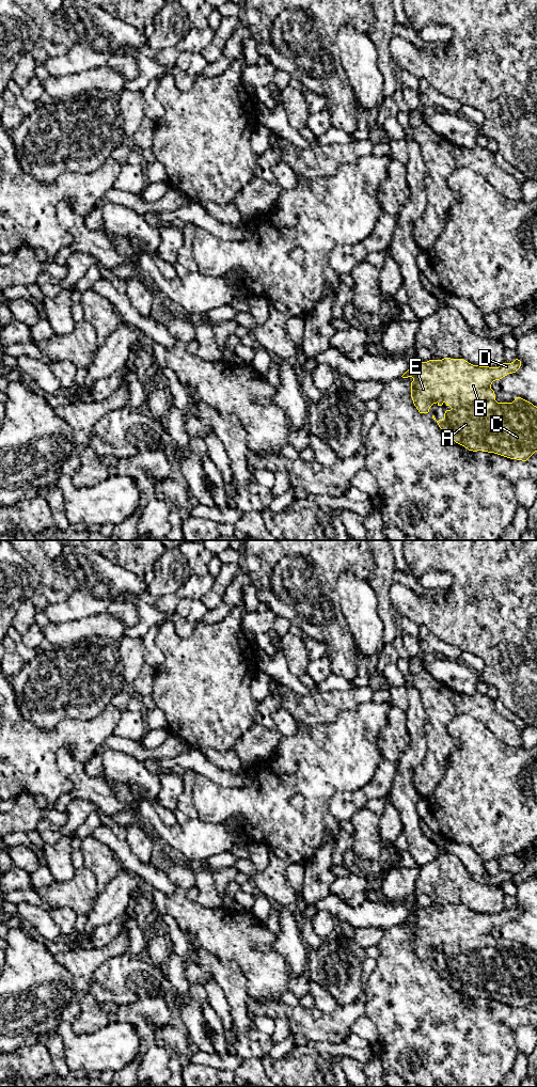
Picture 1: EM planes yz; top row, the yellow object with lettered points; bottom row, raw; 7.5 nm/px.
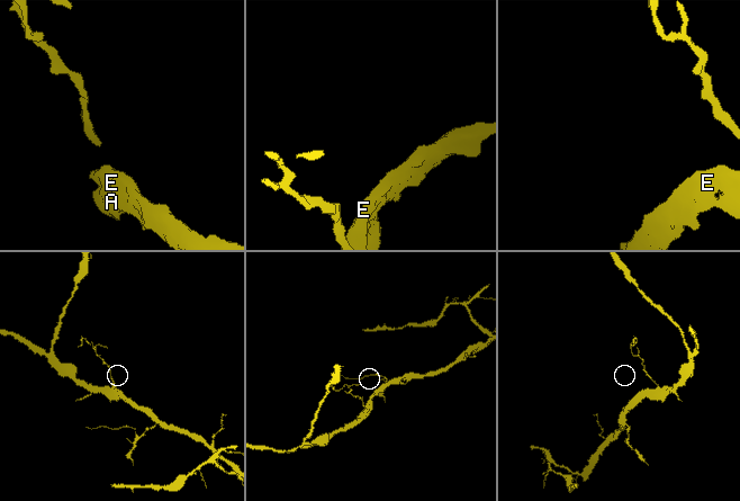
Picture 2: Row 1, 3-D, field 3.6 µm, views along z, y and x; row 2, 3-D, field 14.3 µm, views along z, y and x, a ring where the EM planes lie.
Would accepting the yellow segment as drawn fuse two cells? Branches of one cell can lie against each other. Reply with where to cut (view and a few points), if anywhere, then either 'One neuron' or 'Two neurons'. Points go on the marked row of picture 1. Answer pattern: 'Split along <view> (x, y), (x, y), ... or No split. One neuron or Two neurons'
No split. One neuron

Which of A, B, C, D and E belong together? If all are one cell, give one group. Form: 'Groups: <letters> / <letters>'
Groups: A B C D E

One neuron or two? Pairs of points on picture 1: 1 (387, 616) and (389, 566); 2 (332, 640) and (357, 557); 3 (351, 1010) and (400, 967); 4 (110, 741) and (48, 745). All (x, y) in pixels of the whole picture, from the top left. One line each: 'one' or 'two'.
1: one
2: one
3: two
4: two

